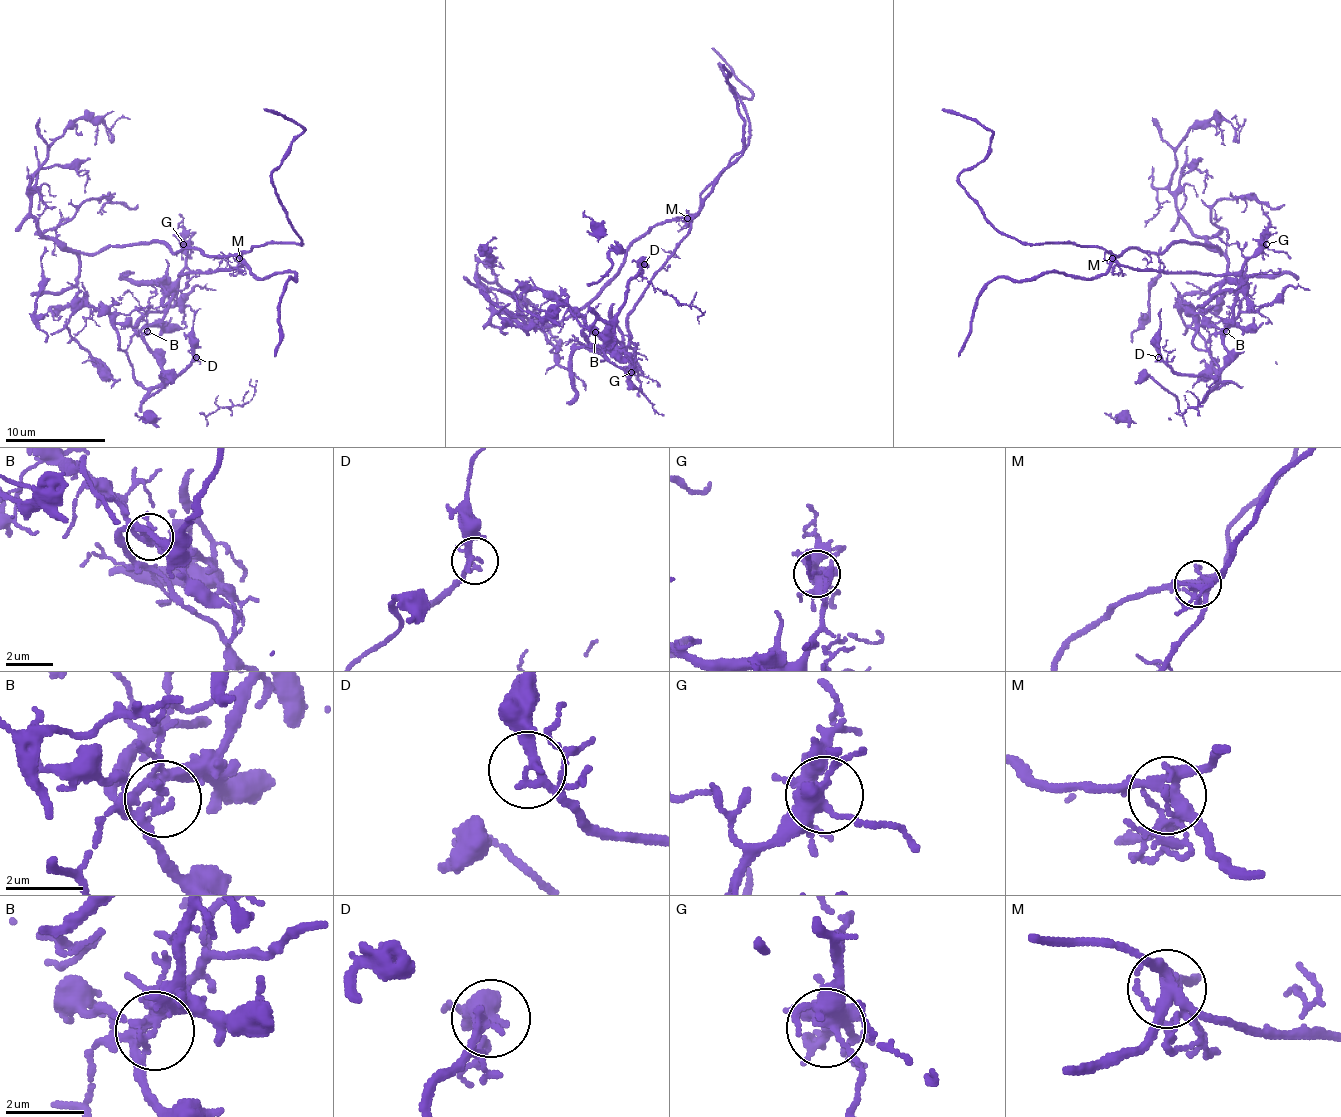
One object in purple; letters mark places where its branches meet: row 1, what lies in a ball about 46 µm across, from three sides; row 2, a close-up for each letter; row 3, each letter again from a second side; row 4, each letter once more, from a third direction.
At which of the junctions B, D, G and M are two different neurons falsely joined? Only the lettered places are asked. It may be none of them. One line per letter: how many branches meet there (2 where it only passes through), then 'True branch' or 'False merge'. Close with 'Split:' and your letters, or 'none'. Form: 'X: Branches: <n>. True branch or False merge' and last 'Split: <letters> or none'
B: Branches: 5. False merge
D: Branches: 4. True branch
G: Branches: 8. True branch
M: Branches: 6. False merge
Split: B, M

